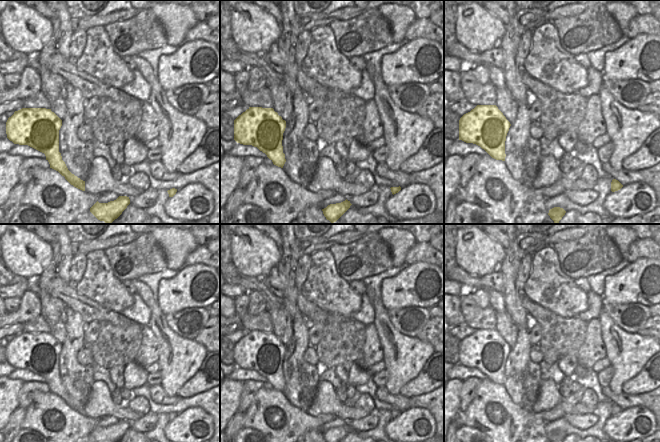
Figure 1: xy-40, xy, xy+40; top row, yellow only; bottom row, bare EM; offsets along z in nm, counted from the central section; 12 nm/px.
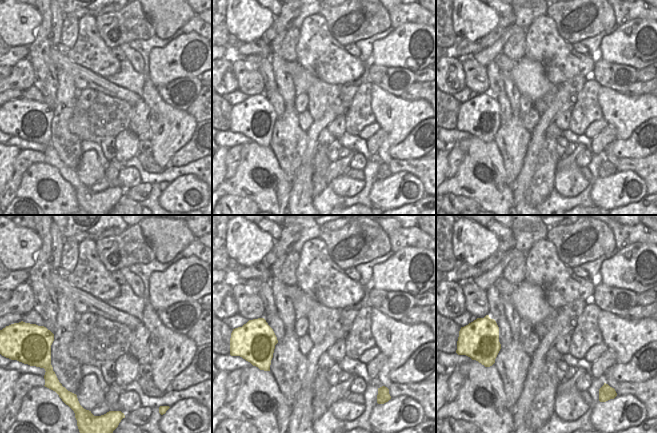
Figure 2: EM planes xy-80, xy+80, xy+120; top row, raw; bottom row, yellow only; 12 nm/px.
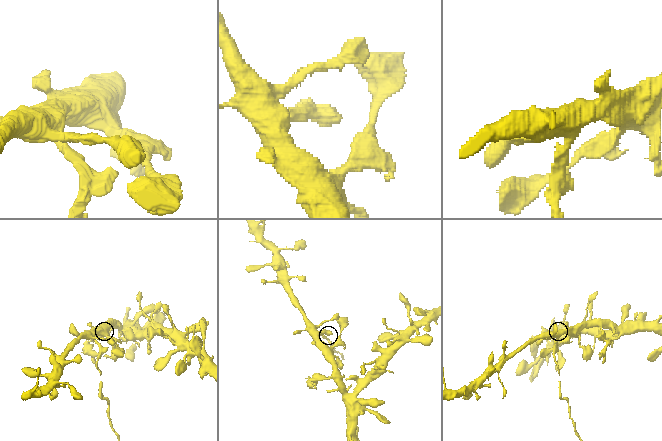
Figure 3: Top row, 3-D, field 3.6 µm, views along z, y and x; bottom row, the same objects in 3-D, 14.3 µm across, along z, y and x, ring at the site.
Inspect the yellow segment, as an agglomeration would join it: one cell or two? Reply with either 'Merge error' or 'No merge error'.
Merge error.

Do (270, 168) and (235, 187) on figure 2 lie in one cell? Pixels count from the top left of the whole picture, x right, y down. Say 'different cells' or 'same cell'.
same cell

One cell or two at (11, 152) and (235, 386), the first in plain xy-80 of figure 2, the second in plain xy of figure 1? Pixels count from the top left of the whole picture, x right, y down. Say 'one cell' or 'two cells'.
one cell

